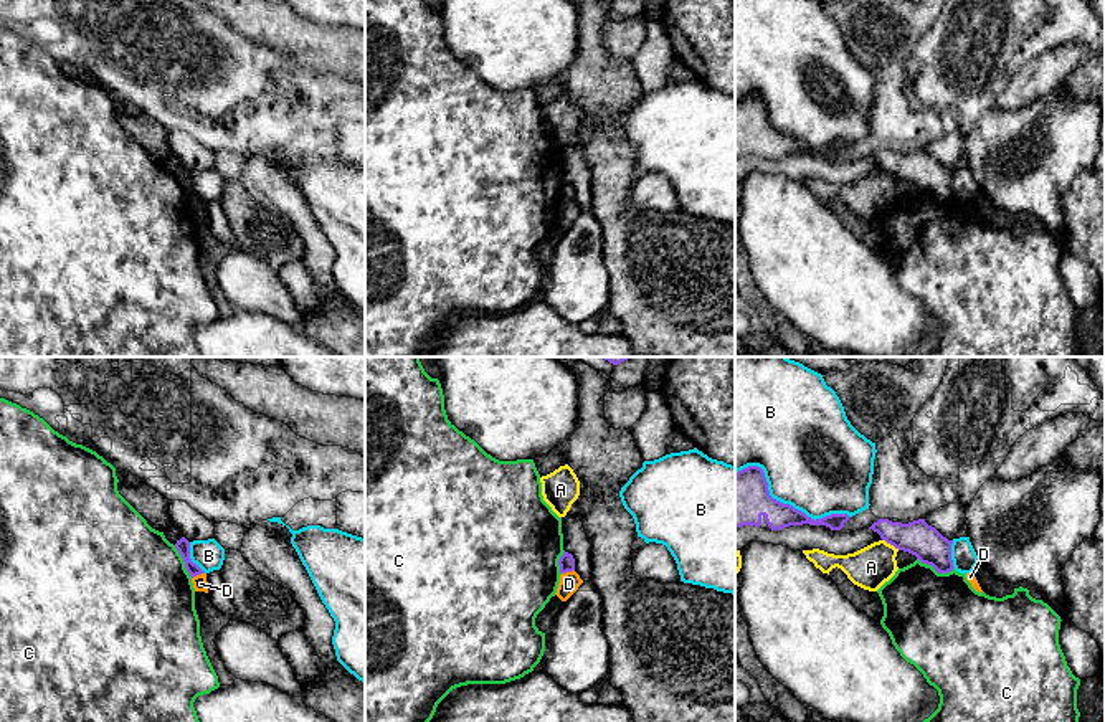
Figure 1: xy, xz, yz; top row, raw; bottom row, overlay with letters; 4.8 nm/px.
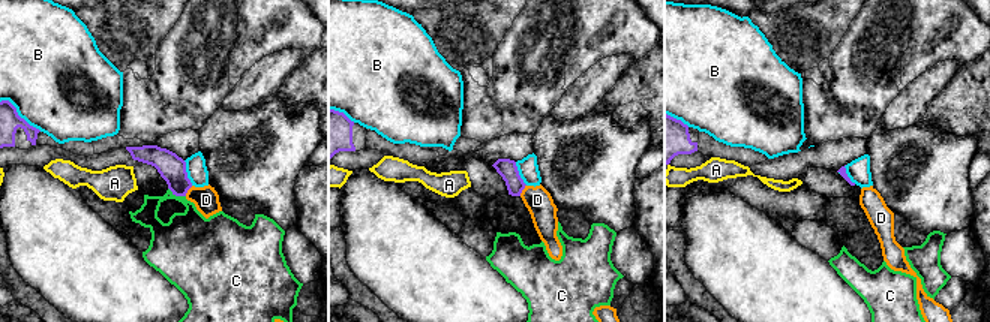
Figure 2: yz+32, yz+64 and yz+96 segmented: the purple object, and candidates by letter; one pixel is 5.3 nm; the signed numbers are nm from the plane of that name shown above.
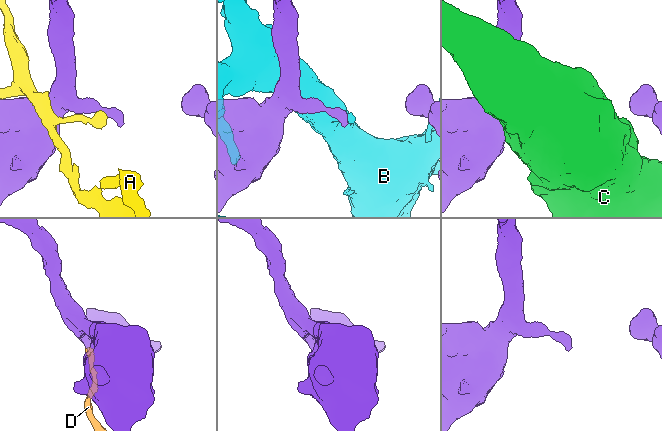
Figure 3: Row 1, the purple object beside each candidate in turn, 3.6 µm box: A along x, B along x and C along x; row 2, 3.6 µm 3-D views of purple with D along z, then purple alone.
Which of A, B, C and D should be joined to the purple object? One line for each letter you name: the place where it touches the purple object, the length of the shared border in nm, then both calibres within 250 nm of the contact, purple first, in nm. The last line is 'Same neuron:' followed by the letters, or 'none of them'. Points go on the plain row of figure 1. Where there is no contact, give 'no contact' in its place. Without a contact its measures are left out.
Same neuron: none of them

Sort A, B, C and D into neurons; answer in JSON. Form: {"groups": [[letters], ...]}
{"groups": [["A"], ["B"], ["C"], ["D"]]}

